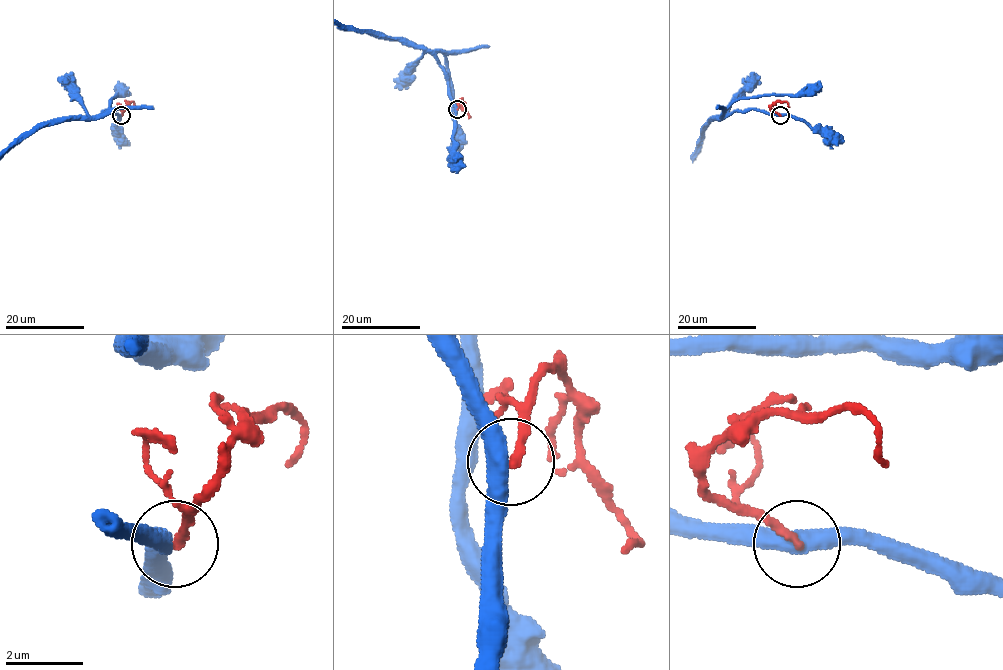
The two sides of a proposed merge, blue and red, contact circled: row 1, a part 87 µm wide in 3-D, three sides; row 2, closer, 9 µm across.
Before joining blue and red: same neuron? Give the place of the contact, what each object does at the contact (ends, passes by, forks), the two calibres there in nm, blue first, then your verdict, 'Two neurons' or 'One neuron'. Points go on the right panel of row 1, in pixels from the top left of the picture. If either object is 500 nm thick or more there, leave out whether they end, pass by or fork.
Place: (780, 115). At the ring blue passes by. At the ring red ends. Thickness 440 nm (blue) against 220 nm. Two neurons

